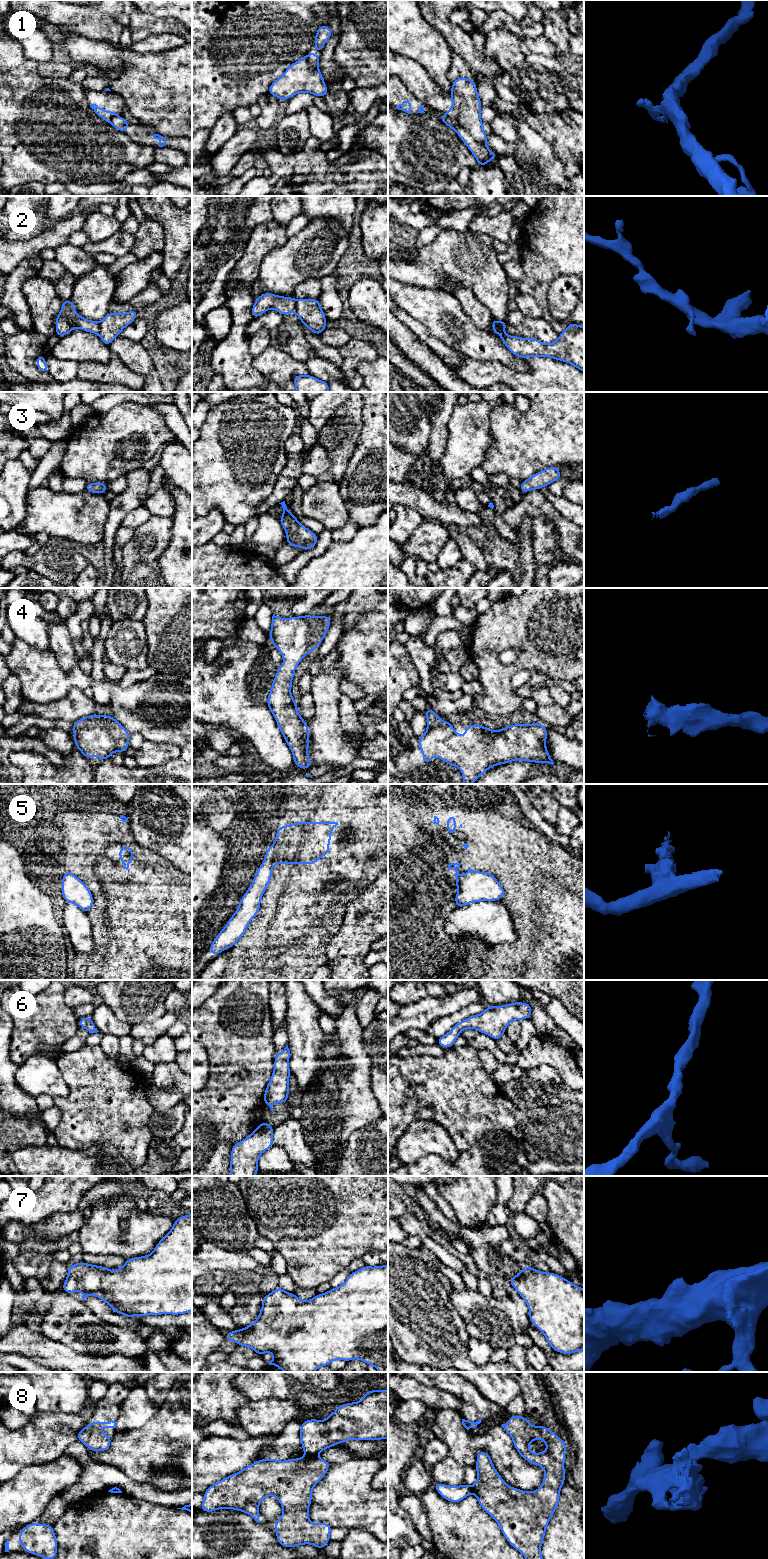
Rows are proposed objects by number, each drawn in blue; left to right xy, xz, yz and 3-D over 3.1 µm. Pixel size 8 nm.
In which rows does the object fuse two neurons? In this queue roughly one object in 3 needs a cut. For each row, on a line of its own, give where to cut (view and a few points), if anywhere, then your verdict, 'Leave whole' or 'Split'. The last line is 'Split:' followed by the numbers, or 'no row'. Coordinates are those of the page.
1: Split along yz (444, 114), (454, 122), (454, 127). Split
2: Split along xz (296, 300), (295, 312). Split
3: No split. Leave whole
4: No split. Leave whole
5: No split. Leave whole
6: No split. Leave whole
7: No split. Leave whole
8: Split along xz (306, 1454), (315, 1456). Split
Split: 1, 2, 8

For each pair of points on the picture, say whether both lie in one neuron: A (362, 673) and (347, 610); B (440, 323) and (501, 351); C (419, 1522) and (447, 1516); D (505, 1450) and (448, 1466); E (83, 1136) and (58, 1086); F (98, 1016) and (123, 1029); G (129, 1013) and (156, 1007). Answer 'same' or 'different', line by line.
A: same
B: same
C: different
D: different
E: different
F: same
G: same

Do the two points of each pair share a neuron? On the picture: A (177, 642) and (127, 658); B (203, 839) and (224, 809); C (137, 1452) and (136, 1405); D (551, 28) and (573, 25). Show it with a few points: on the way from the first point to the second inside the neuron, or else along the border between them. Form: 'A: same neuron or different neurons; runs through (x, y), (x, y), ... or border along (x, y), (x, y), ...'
A: different neurons; border along (144, 629), (148, 665)
B: different neurons; border along (202, 819), (217, 832)
C: different neurons; border along (156, 1413), (140, 1427), (116, 1431)
D: different neurons; border along (559, 11), (566, 28), (570, 32)

